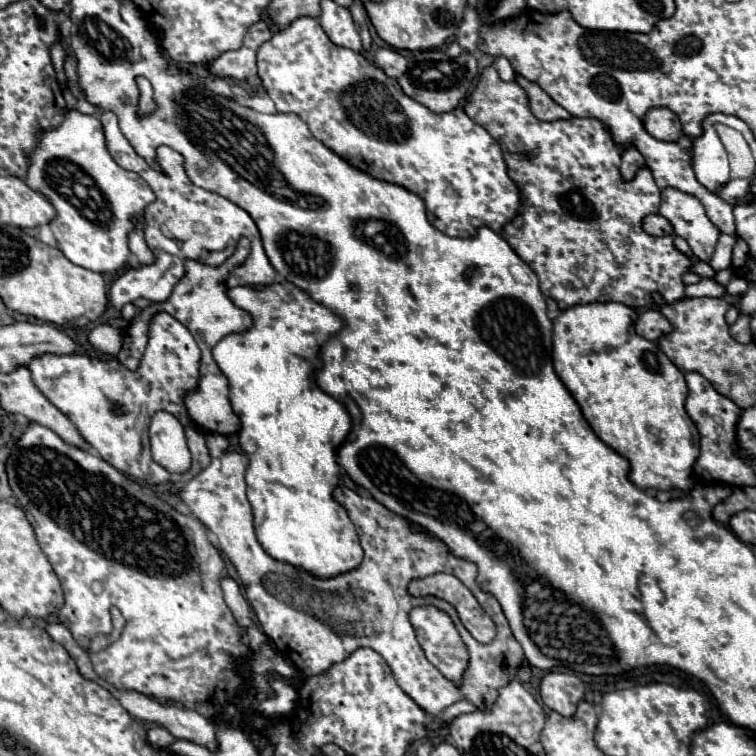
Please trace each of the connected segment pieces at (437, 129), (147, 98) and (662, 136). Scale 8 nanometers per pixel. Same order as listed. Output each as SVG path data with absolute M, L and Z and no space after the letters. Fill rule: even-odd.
M298 18L288 28L274 34L260 46L256 66L258 78L278 112L298 114L316 140L356 170L418 194L426 204L428 222L440 232L472 238L478 228L488 226L500 234L504 226L520 214L520 190L506 172L500 144L482 126L472 122L462 108L436 114L420 102L414 102L402 92L394 78L370 64L362 54L334 46L316 18Z
M138 78L138 86L140 86L140 112L152 112L156 108L154 100L152 100L152 86L146 78Z
M650 108L644 116L644 130L656 140L674 142L682 136L680 120L668 108Z

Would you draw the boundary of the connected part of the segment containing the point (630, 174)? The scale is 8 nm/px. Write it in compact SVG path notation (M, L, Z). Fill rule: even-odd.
M626 148L624 154L622 154L622 164L620 164L620 174L622 174L622 180L624 182L630 182L634 180L636 172L640 168L644 168L646 162L644 162L644 156L636 150L636 148Z

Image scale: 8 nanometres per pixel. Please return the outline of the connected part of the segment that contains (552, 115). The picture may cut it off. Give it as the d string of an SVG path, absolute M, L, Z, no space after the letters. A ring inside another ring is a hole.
M516 76L516 82L522 86L522 90L526 90L528 98L530 98L530 108L534 110L534 116L538 120L560 120L560 118L570 118L570 114L558 106L538 84L528 82L522 76Z

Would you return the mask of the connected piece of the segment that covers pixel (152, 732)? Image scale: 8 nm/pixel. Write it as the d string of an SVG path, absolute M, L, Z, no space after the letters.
M154 726L154 728L150 728L150 730L148 730L148 740L150 740L150 744L152 744L152 746L168 748L176 738L174 738L174 736L170 736L170 732L168 732L168 730L164 730L164 728L160 728L160 726Z

